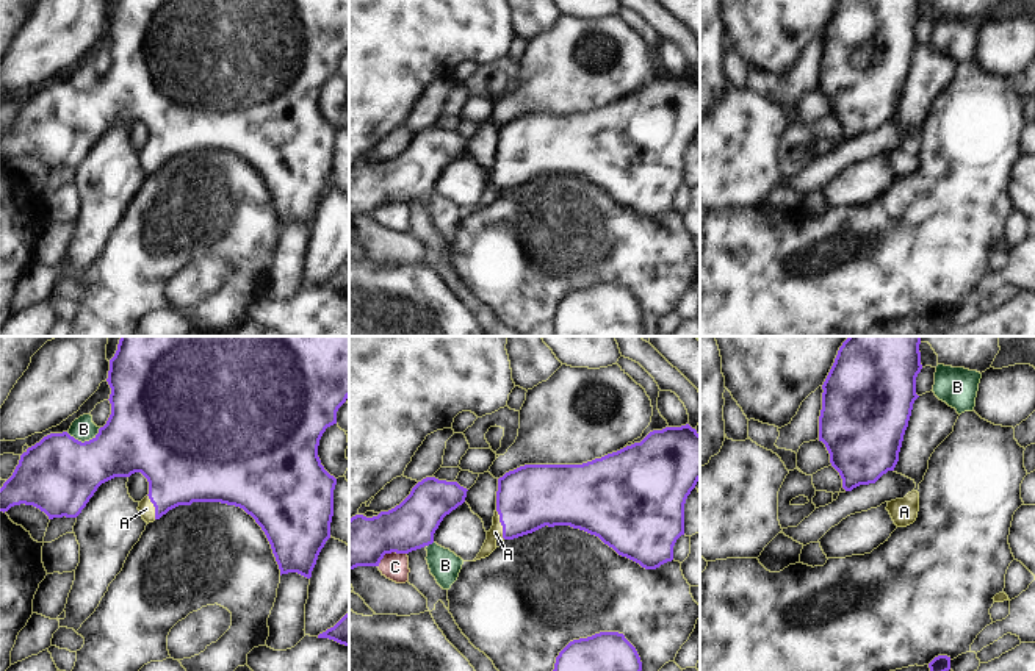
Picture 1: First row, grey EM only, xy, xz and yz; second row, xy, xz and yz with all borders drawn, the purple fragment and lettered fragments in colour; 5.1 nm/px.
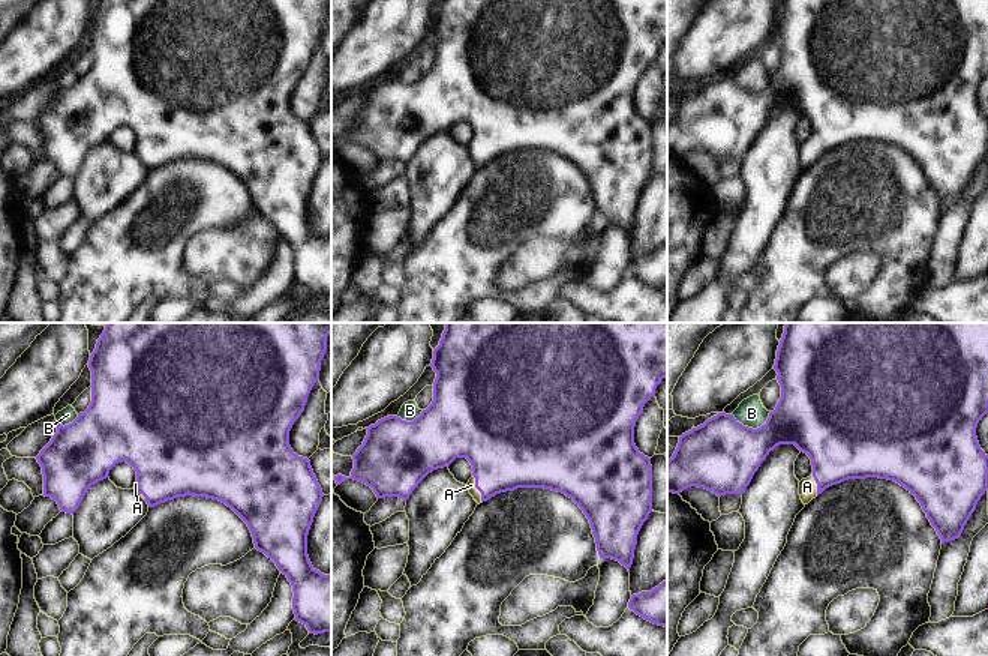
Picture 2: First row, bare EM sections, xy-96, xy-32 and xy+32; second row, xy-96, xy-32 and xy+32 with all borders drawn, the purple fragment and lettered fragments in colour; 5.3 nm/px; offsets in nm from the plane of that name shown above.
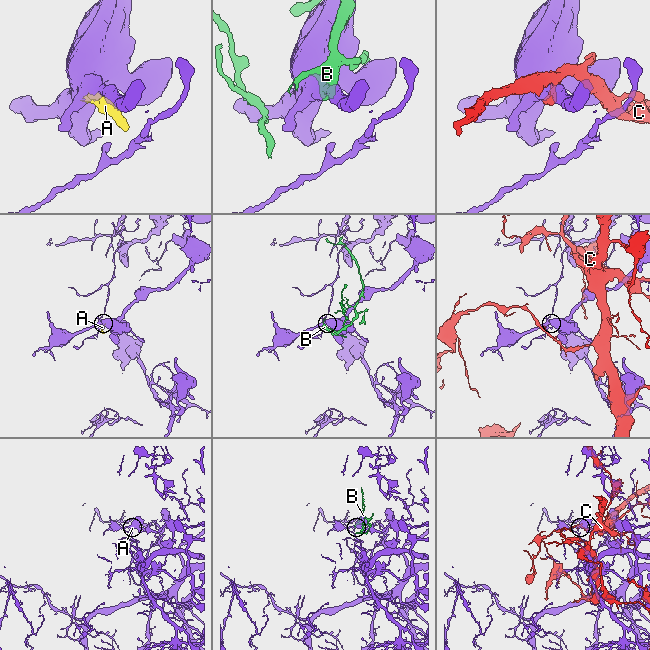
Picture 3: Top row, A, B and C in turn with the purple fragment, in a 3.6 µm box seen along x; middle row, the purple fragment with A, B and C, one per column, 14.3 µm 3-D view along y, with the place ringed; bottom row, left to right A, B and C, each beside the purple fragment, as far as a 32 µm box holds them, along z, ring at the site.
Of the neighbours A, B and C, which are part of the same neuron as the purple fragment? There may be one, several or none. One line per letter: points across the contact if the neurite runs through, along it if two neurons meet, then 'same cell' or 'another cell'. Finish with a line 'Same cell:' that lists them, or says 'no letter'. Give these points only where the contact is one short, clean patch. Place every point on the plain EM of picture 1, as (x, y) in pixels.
A: across xz (533, 146), (501, 174), (495, 182) | same cell
B: another cell
C: another cell
Same cell: A

